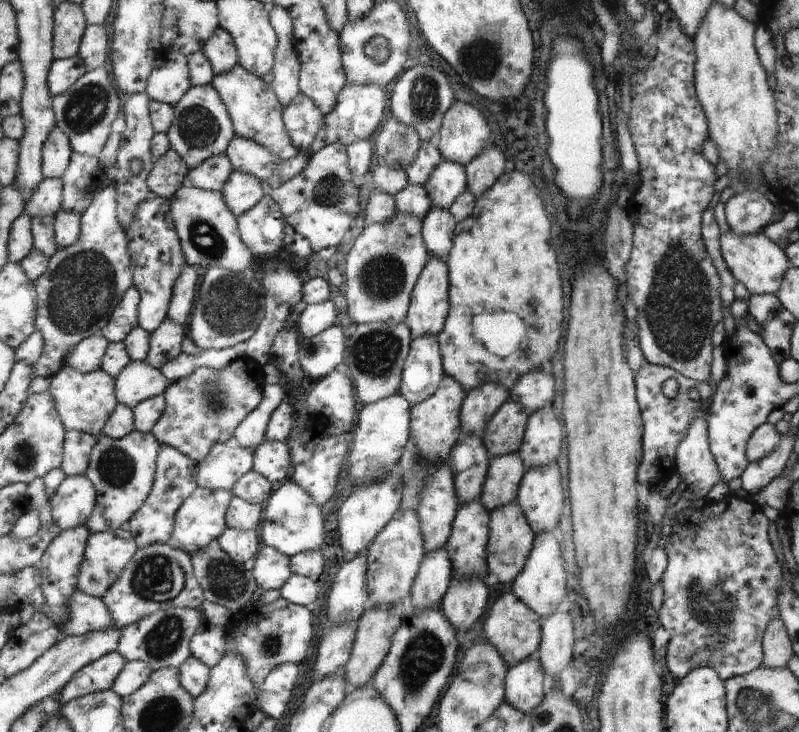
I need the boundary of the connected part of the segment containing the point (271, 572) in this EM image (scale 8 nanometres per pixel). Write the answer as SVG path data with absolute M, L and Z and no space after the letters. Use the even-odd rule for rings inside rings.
M262 545L250 567L257 586L264 590L282 588L293 573L290 557L266 545Z

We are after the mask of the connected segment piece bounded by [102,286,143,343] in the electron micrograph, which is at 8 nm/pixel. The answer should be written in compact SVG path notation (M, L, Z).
M136 286L124 296L123 303L115 309L111 323L104 328L102 334L112 342L126 342L129 336L140 326L140 304L143 292Z

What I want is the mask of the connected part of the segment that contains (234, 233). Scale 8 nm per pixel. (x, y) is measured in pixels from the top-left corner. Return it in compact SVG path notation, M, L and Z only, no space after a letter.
M185 184L172 199L172 212L183 239L184 254L189 264L202 268L228 268L234 272L258 271L259 260L240 236L240 225L235 212L228 206L227 196L218 190L204 190Z

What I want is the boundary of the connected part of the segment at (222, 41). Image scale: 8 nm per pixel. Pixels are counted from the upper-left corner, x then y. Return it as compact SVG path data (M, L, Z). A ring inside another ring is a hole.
M221 27L219 32L212 36L208 44L206 44L204 52L206 52L208 58L212 61L217 74L230 72L238 64L241 64L236 39L224 27Z

